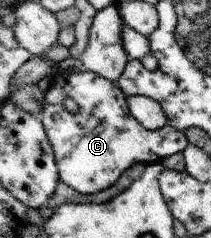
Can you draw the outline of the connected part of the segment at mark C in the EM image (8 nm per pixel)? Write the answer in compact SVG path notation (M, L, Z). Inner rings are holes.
M58 65L50 75L51 87L45 93L42 103L43 111L39 114L44 118L45 130L49 142L55 151L56 165L60 171L60 181L83 195L93 195L99 191L105 191L117 183L117 179L123 175L125 169L129 169L133 163L158 163L174 154L184 152L188 145L185 132L173 129L171 125L162 129L147 130L137 119L133 117L128 106L127 95L113 81L107 81L97 73L71 73ZM71 97L77 103L77 113L71 113L65 109L65 99Z

